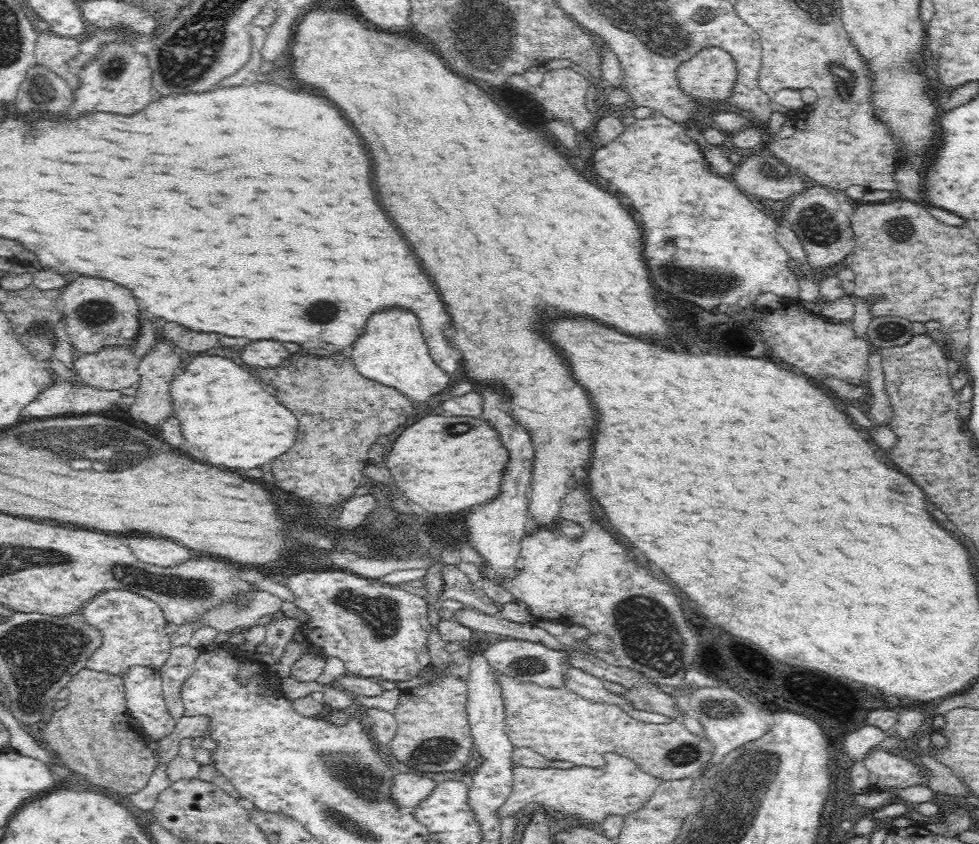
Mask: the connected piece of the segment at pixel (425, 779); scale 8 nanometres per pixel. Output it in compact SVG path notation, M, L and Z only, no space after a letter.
M410 769L409 771L395 771L393 784L391 786L391 798L406 808L414 807L426 798L435 787L436 782L426 775L426 772L417 772Z

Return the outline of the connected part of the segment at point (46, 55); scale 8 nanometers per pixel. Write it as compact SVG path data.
M38 32L33 52L35 66L42 67L66 82L71 90L80 84L81 72L72 68L72 60L80 52L74 37L54 36L50 32Z

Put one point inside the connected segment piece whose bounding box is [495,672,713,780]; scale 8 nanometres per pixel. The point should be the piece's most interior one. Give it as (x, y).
(556, 722)

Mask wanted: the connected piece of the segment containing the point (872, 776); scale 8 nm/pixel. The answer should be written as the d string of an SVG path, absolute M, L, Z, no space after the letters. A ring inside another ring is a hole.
M869 750L862 759L866 770L868 770L868 782L870 788L910 788L910 786L927 786L926 770L920 764L914 764L908 758L902 758L900 754L886 752L886 750ZM908 774L908 776L906 776ZM906 780L914 784L906 784Z

